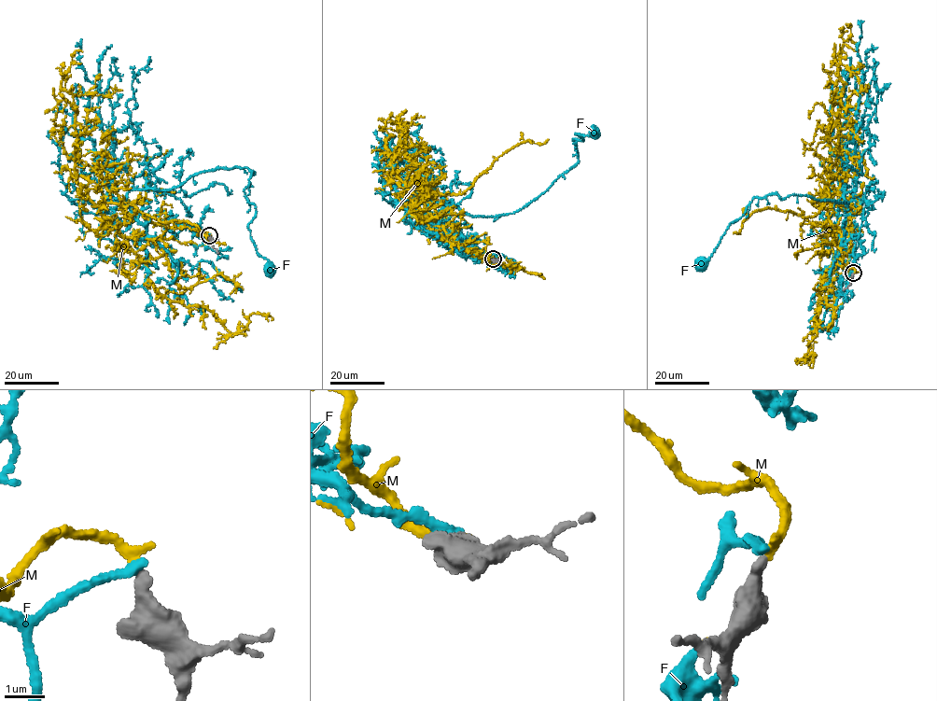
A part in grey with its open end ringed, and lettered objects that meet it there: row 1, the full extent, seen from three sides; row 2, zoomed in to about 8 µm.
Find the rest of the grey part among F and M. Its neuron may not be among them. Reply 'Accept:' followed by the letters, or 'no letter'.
Accept: M

